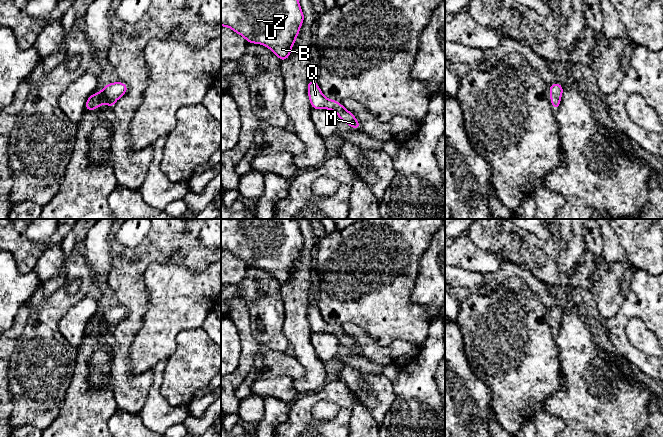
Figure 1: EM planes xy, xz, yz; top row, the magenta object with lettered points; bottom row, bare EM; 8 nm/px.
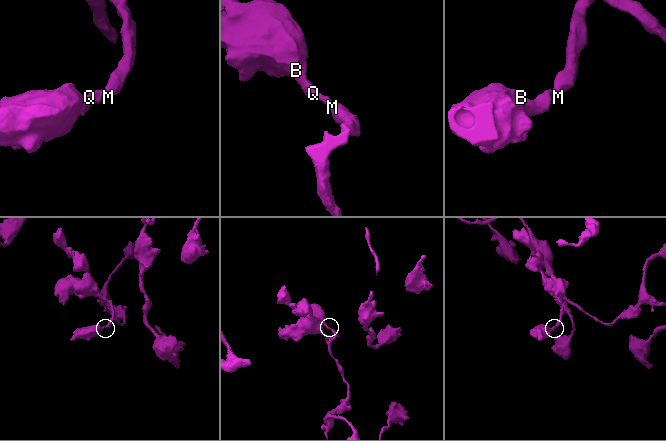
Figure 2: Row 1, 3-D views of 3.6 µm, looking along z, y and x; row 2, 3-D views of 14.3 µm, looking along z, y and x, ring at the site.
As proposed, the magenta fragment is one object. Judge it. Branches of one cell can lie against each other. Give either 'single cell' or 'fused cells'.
single cell

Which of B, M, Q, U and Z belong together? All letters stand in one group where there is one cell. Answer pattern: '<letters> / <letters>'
B M Q U Z

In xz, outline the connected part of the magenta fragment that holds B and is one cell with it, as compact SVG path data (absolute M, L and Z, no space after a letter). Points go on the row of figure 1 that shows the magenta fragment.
M221 0L221 26L229 27L248 43L262 44L286 60L303 24L299 0Z

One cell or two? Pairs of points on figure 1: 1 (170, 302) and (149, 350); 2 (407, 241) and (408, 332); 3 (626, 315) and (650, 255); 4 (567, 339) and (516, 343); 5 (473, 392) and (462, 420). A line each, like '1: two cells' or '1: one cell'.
1: one cell
2: one cell
3: two cells
4: two cells
5: one cell

